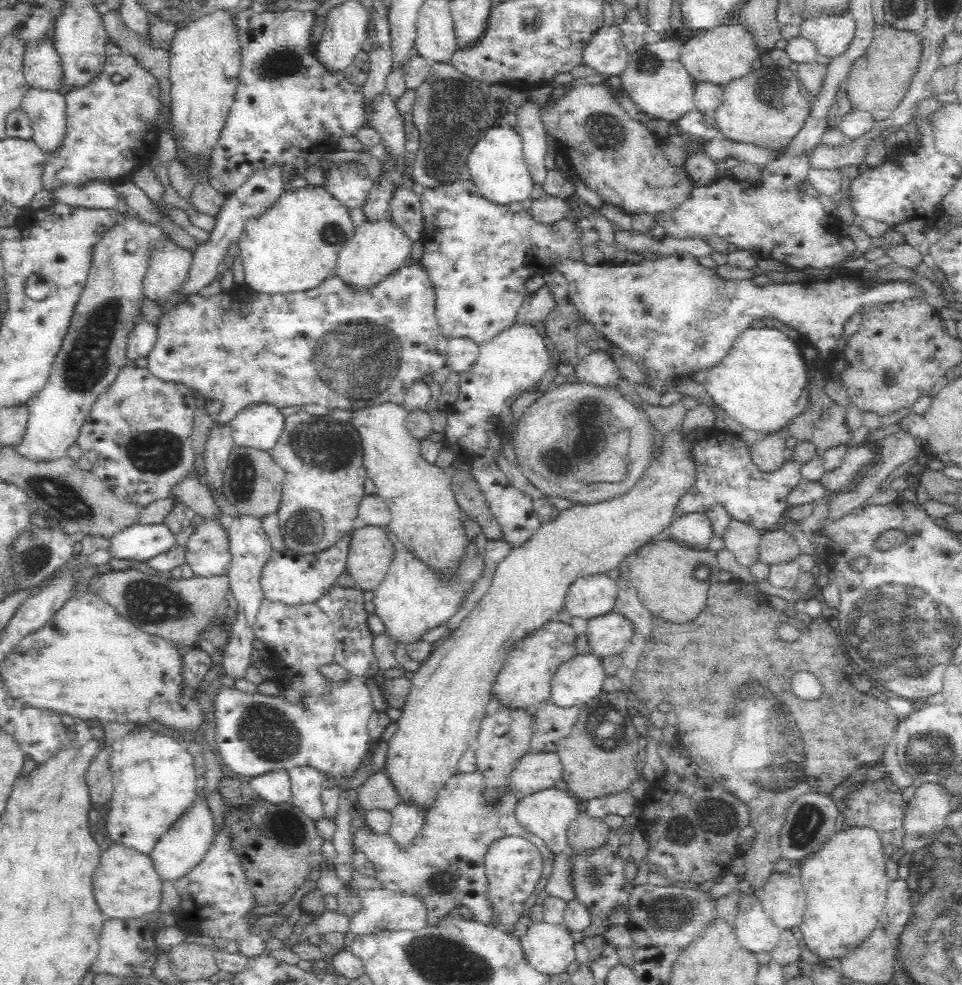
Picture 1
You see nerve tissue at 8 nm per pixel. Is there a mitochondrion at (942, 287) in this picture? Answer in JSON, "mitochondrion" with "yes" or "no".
{"mitochondrion":"no"}

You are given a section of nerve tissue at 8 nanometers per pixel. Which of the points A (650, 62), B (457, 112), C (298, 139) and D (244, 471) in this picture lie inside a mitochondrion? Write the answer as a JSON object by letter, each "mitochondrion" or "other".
{"A":"mitochondrion","B":"mitochondrion","C":"other","D":"mitochondrion"}

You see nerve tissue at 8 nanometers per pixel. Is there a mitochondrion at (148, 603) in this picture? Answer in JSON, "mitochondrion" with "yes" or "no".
{"mitochondrion":"yes"}

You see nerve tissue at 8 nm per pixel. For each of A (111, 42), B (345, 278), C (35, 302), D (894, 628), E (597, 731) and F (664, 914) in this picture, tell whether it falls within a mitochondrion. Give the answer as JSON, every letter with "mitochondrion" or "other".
{"A":"other","B":"other","C":"other","D":"mitochondrion","E":"mitochondrion","F":"mitochondrion"}

